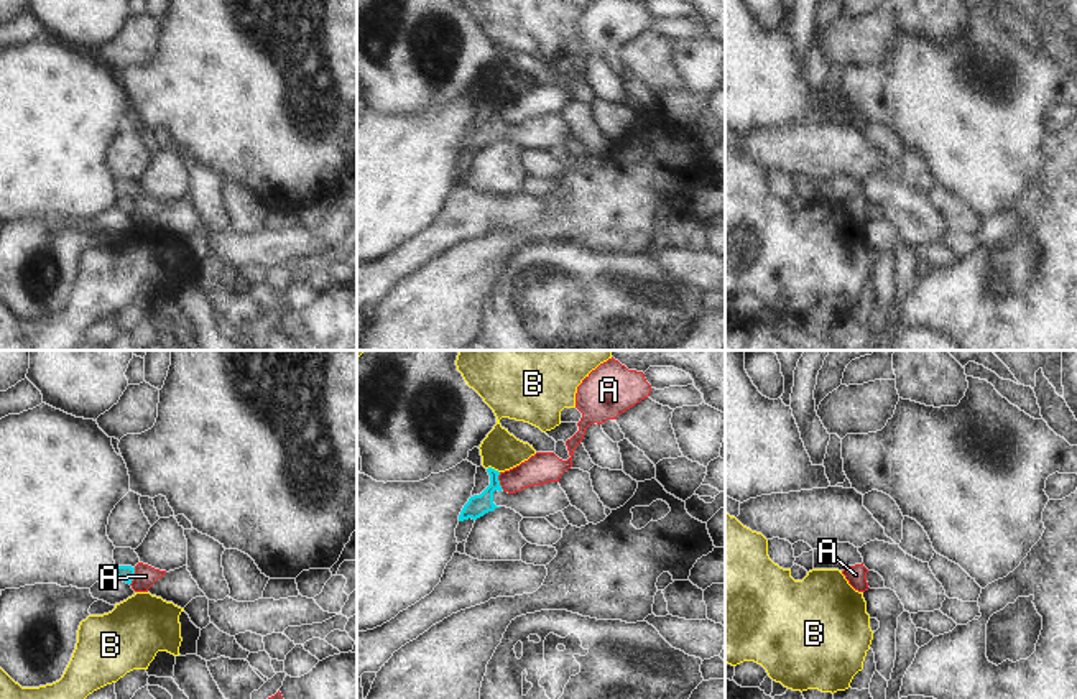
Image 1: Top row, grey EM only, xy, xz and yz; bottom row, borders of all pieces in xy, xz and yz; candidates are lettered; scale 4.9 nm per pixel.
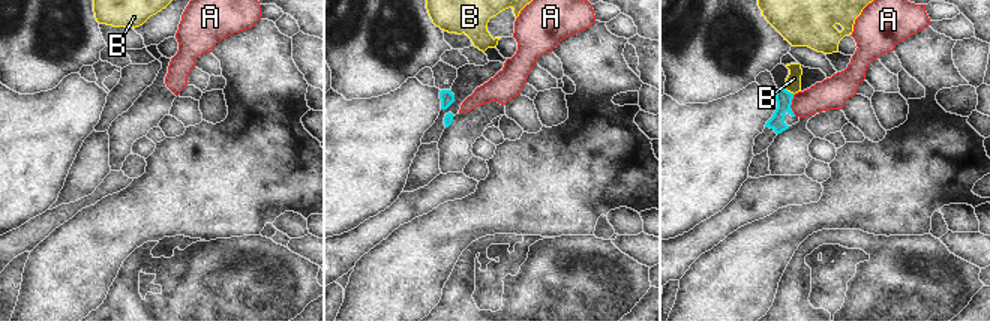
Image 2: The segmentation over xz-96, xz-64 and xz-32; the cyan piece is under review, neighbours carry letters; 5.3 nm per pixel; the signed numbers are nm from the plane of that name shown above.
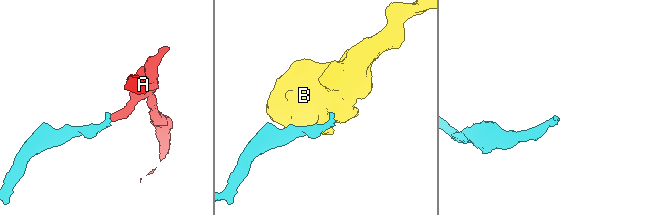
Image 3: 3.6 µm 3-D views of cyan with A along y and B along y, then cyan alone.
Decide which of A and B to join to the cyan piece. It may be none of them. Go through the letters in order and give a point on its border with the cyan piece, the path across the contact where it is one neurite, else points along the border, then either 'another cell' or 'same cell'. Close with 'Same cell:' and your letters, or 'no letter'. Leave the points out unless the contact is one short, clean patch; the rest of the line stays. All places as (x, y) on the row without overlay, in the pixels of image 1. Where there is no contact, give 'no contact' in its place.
A: contact xz (499, 112); border xz (499, 104), (499, 114), (503, 120); another cell
B: contact xz (494, 101); another cell
Same cell: no letter

